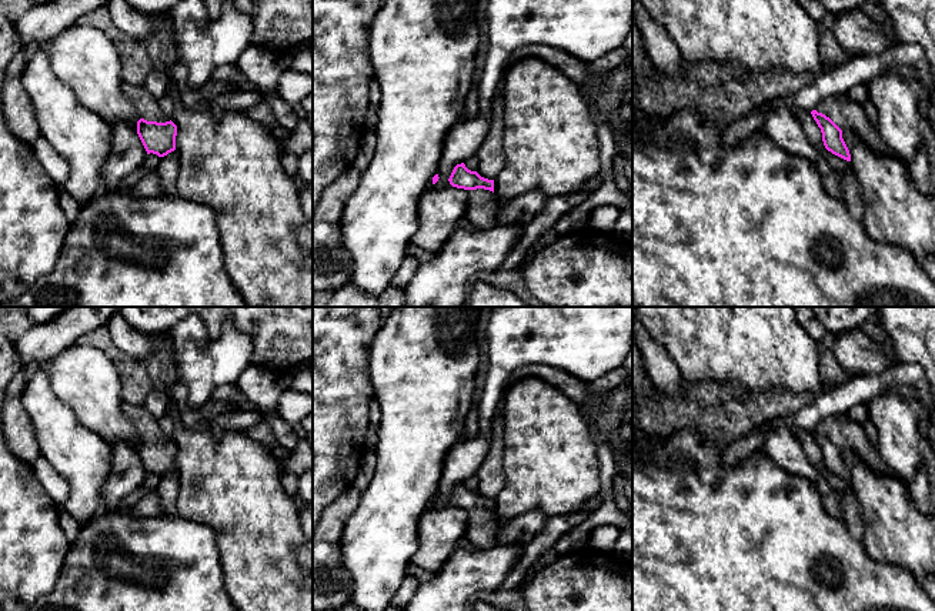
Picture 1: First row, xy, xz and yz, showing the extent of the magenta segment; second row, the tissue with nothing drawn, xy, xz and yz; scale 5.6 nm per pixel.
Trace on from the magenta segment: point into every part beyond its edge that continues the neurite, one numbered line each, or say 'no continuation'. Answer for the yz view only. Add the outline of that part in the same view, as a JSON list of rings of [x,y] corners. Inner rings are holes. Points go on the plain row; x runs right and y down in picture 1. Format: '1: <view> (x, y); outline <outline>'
1: yz (848, 434); outline [[[846,413],[822,420],[817,431],[829,437],[841,450],[854,453],[874,473],[896,477],[868,441],[862,424],[849,418]]]

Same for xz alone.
1: xz (484, 526); outline [[[484,508],[467,510],[468,525],[465,538],[477,548],[487,550],[497,545],[497,535],[502,528],[502,521],[495,512]]]

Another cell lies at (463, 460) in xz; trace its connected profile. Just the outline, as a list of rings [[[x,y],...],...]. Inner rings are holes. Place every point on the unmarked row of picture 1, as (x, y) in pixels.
[[[501,395],[492,421],[490,424],[491,434],[488,437],[477,435],[471,440],[463,440],[454,444],[445,458],[440,478],[438,501],[434,508],[450,507],[450,495],[457,484],[465,483],[467,478],[477,475],[478,468],[485,460],[488,450],[495,438],[494,423],[497,417],[504,417],[504,397]]]

